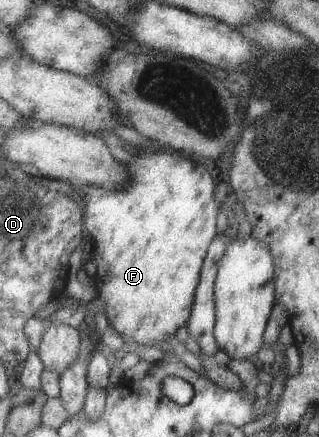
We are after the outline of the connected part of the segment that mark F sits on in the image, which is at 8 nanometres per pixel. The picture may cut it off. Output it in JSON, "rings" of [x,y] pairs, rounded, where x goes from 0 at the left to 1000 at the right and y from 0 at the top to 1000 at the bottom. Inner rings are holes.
{"rings":[[[508,343],[505,348],[461,348],[448,357],[417,362],[417,371],[404,371],[401,382],[408,384],[408,421],[395,423],[392,439],[335,439],[335,432],[298,423],[273,423],[257,432],[254,458],[266,474],[263,506],[273,538],[292,547],[292,590],[307,609],[298,638],[310,684],[329,705],[329,721],[342,744],[370,760],[386,778],[411,771],[436,787],[486,789],[511,783],[524,769],[549,767],[549,760],[567,746],[586,746],[586,737],[599,728],[611,696],[611,670],[633,634],[633,613],[639,611],[646,586],[658,577],[661,556],[683,540],[680,531],[687,531],[680,526],[680,494],[687,494],[690,467],[674,449],[680,421],[661,407],[661,398],[655,398],[655,389],[643,380],[611,375],[605,366],[567,362],[561,352],[530,352],[530,348]]]}

